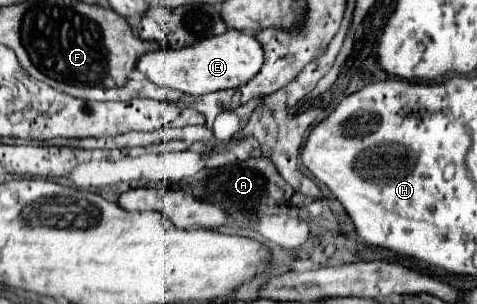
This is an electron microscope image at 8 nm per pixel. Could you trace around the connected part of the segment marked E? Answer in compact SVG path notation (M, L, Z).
M226 30L220 36L210 36L178 50L168 48L168 50L146 52L138 58L136 70L140 70L146 78L150 78L158 86L200 96L200 94L238 88L246 84L250 78L258 74L262 60L264 60L262 46L252 34L246 34L240 30Z

